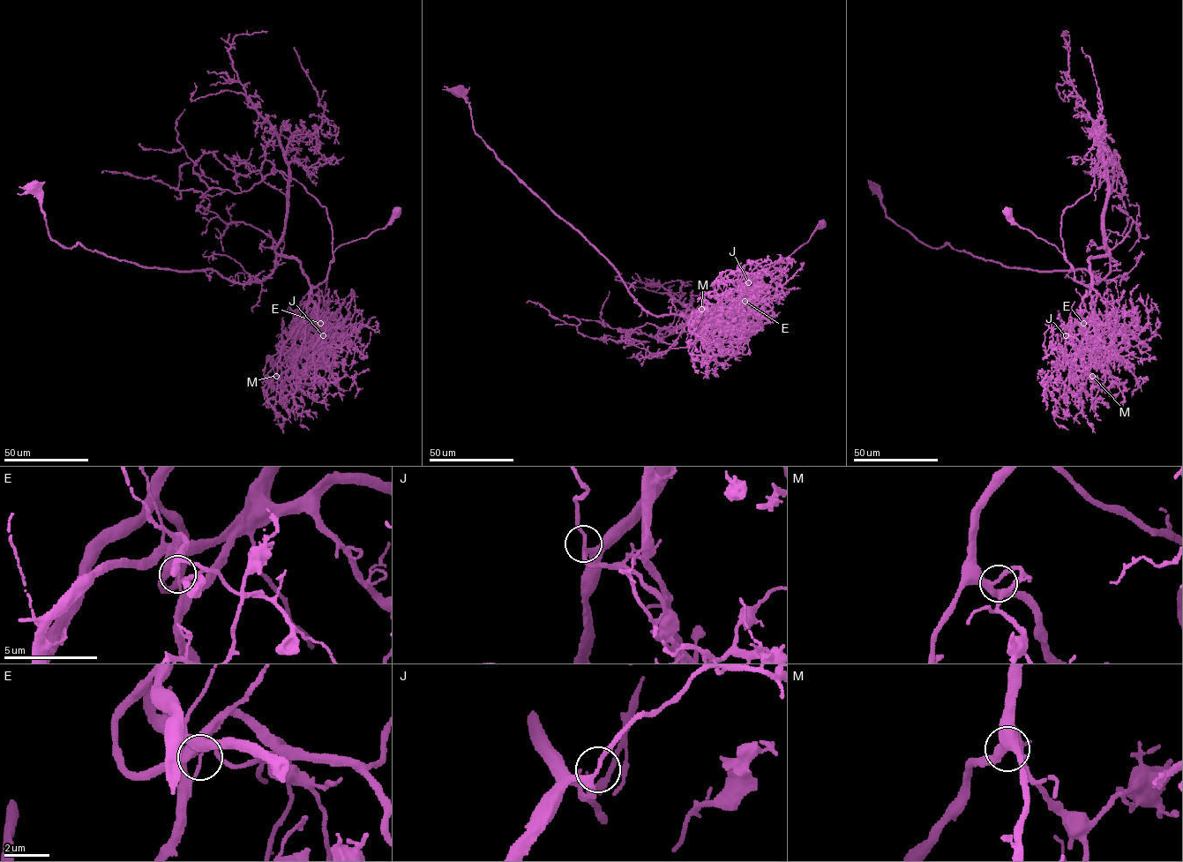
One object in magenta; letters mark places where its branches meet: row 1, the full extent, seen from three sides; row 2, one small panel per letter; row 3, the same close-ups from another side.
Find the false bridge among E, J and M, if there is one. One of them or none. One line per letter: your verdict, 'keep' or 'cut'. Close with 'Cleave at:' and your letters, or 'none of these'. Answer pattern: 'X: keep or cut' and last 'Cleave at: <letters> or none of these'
E: cut
J: keep
M: keep
Cleave at: E

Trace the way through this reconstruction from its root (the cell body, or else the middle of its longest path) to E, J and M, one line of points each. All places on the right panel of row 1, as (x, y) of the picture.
E: (873, 185), (886, 214), (933, 248), (1086, 269), (1097, 283), (1109, 256), (1089, 260), (1096, 299), (1083, 323)
J: (873, 185), (886, 214), (933, 248), (1086, 269), (1097, 283), (1109, 256), (1089, 258), (1084, 311), (1066, 335)
M: (873, 185), (886, 214), (933, 248), (1011, 267), (1086, 269), (1097, 283), (1109, 256), (1089, 260), (1092, 376)

